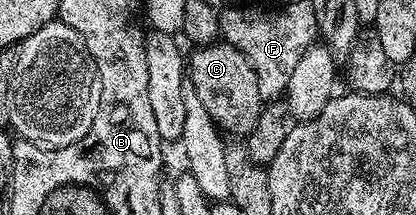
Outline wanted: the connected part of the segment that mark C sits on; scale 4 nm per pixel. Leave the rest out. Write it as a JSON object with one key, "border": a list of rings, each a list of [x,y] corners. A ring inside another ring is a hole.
{"border":[[[217,40],[212,45],[199,45],[193,50],[194,54],[189,54],[188,57],[188,83],[196,91],[196,95],[200,95],[200,103],[204,103],[204,108],[207,109],[208,115],[212,115],[212,119],[218,124],[219,130],[223,134],[229,135],[234,139],[244,139],[252,131],[252,127],[256,127],[256,119],[260,119],[260,111],[264,104],[264,98],[260,95],[260,83],[258,82],[258,76],[256,71],[252,67],[252,63],[248,63],[248,59],[240,51],[236,51],[236,47],[232,47],[224,40]]]}

